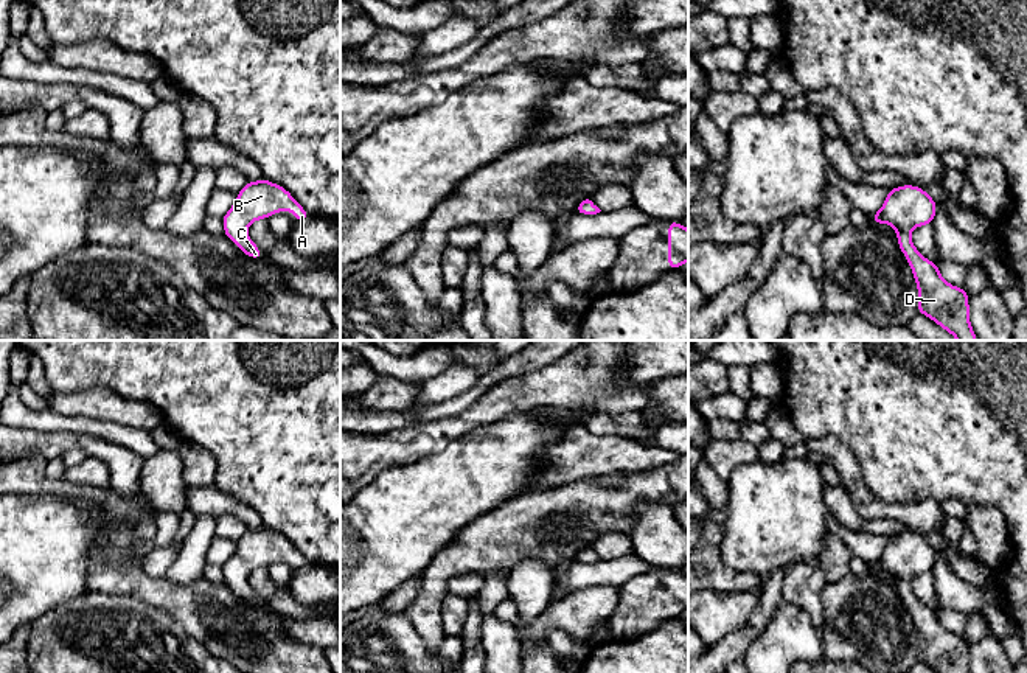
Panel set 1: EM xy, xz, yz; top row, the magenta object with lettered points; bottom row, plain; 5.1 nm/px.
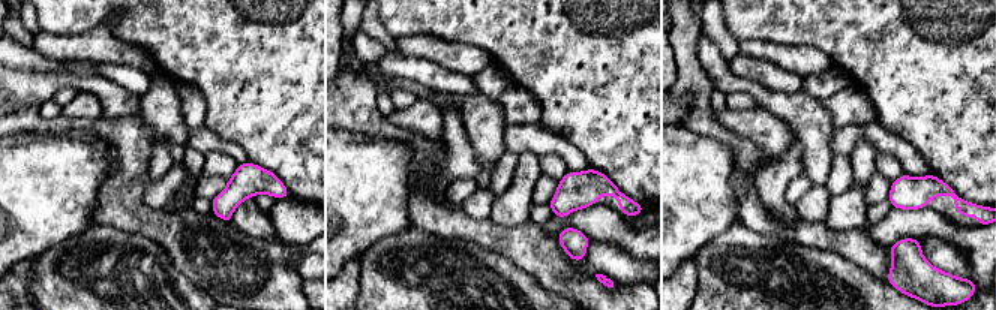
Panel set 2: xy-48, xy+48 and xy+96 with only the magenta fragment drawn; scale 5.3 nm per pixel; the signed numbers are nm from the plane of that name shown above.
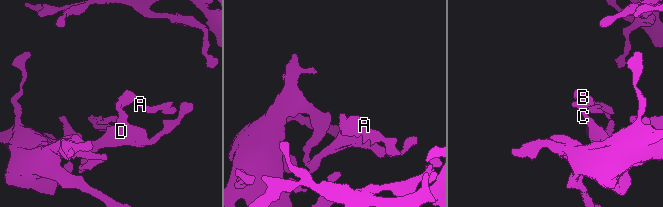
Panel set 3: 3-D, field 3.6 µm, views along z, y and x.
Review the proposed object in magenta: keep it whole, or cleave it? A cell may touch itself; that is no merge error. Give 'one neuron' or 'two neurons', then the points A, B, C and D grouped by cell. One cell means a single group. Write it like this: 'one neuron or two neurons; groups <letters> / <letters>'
one neuron; groups A B C D

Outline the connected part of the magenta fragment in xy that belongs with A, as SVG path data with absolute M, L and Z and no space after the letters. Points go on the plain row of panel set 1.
M270 528L247 530L236 550L222 564L224 583L238 592L241 600L253 608L264 606L259 595L247 584L247 575L258 567L269 567L280 560L294 560L295 570L303 570L311 563L284 536Z

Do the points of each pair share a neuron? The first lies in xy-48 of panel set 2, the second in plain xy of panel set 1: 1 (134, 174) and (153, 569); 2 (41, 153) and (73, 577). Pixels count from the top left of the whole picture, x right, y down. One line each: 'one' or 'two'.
1: two
2: one

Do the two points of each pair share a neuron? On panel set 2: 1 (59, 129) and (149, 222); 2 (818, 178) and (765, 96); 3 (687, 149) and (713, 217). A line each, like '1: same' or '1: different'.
1: same
2: same
3: same

